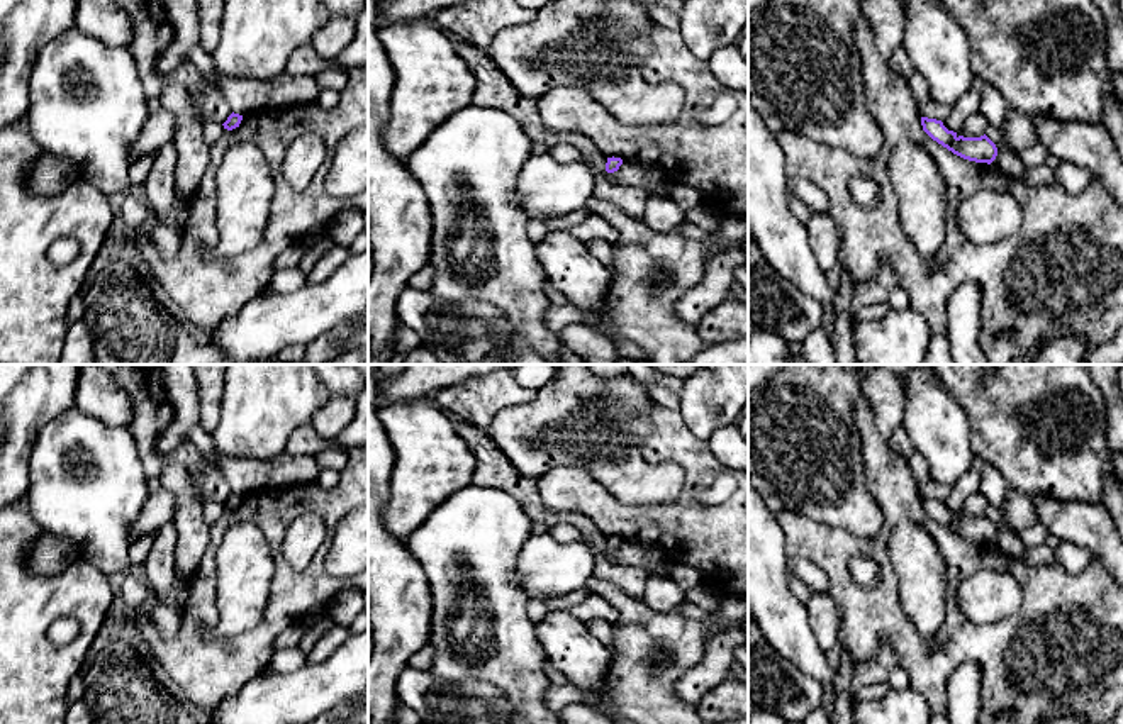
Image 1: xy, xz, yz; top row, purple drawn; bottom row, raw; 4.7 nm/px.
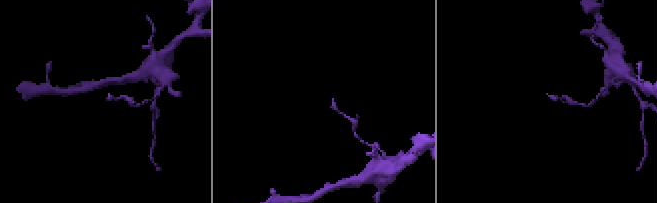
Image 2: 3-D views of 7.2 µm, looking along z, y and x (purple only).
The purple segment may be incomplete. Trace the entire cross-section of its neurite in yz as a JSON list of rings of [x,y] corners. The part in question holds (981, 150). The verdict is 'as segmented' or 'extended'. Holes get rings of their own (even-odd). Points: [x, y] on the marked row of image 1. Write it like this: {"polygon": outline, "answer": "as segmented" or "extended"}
{"polygon": [[[921,117],[921,125],[933,141],[964,159],[991,164],[997,156],[996,144],[986,134],[981,137],[964,137],[948,131],[941,120],[928,117]]], "answer": "as segmented"}

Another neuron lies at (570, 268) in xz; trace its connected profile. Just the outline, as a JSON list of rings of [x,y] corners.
[[[551,227],[550,232],[536,244],[536,258],[553,288],[563,293],[568,304],[585,312],[597,312],[611,287],[609,270],[589,253],[587,244],[567,231]]]

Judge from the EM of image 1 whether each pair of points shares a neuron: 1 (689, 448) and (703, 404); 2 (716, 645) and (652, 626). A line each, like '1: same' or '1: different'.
1: different
2: different

